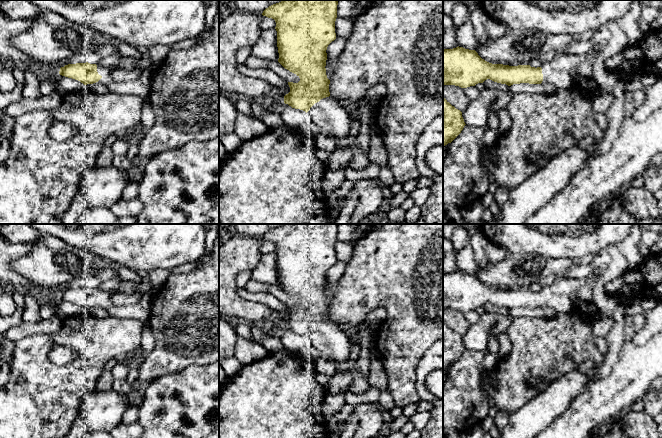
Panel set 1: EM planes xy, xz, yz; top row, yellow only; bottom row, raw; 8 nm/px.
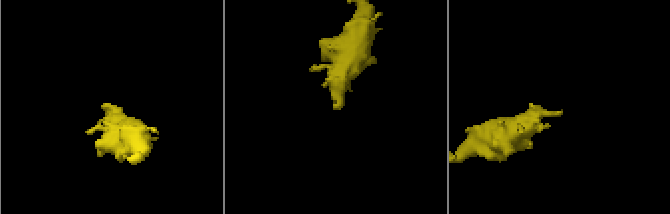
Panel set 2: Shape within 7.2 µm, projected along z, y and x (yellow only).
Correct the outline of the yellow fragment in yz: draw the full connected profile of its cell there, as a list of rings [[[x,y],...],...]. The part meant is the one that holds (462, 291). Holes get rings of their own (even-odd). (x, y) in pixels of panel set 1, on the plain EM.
[[[458,270],[443,273],[443,310],[467,312],[490,303],[508,310],[520,307],[548,307],[558,314],[567,313],[572,308],[570,295],[576,294],[583,284],[584,280],[565,278],[562,274],[556,276],[554,282],[541,291],[509,290],[489,287],[475,274]]]

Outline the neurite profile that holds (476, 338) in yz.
[[[484,312],[479,316],[475,324],[470,325],[466,334],[462,336],[465,348],[484,352],[487,350],[489,336],[497,336],[506,332],[513,319],[508,314]]]

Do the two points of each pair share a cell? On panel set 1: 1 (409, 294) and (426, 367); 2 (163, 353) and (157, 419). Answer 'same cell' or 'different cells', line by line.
1: different cells
2: different cells

